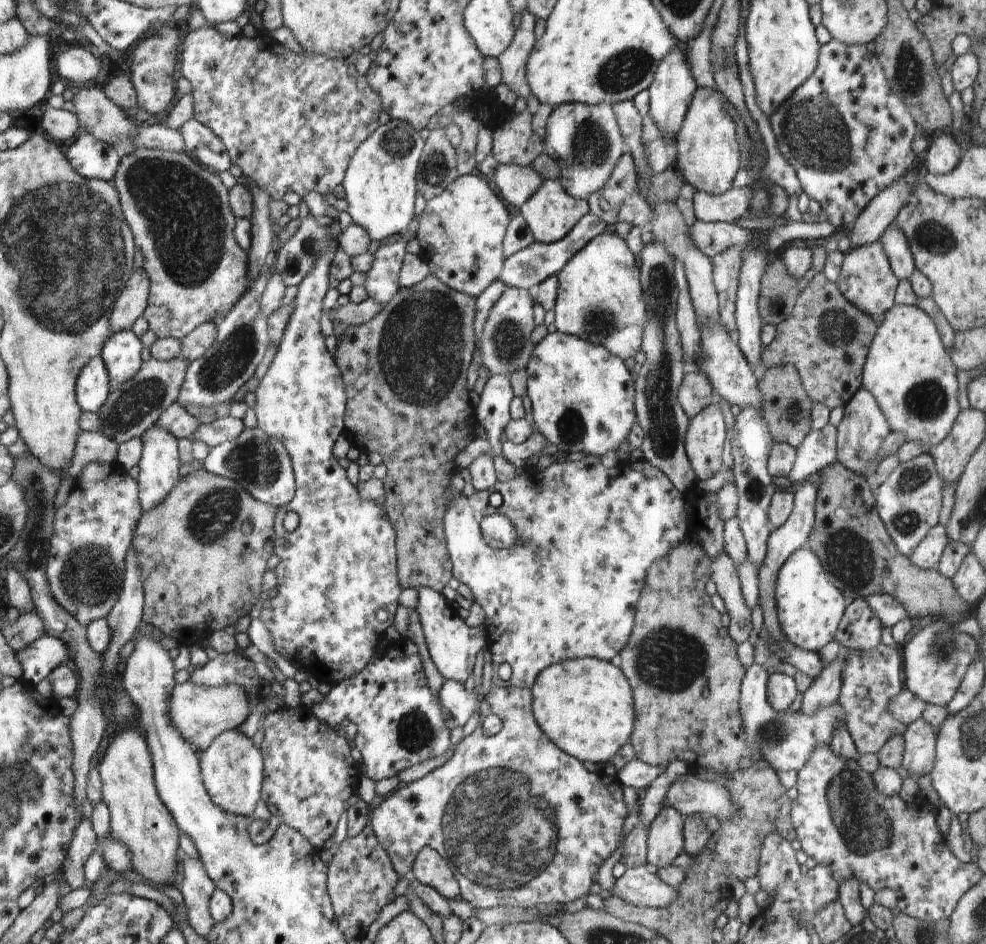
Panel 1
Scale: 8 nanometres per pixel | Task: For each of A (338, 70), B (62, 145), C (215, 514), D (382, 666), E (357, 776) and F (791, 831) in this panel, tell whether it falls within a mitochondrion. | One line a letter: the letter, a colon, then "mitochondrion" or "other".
A: other
B: other
C: mitochondrion
D: other
E: other
F: other

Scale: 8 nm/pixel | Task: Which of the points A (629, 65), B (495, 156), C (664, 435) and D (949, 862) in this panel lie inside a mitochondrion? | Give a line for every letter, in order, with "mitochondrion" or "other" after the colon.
A: mitochondrion
B: other
C: mitochondrion
D: other

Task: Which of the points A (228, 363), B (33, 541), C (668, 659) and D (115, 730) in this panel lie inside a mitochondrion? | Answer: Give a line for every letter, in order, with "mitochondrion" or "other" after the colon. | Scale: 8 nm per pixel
A: mitochondrion
B: mitochondrion
C: mitochondrion
D: other

